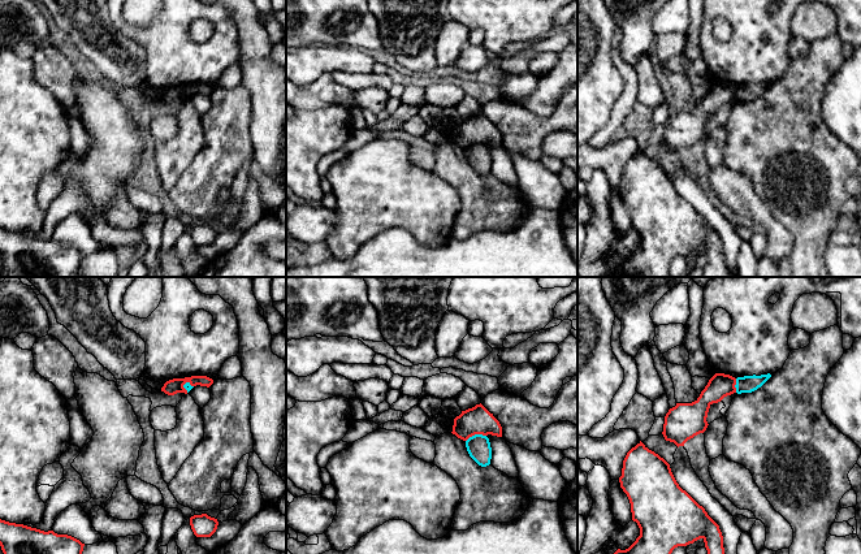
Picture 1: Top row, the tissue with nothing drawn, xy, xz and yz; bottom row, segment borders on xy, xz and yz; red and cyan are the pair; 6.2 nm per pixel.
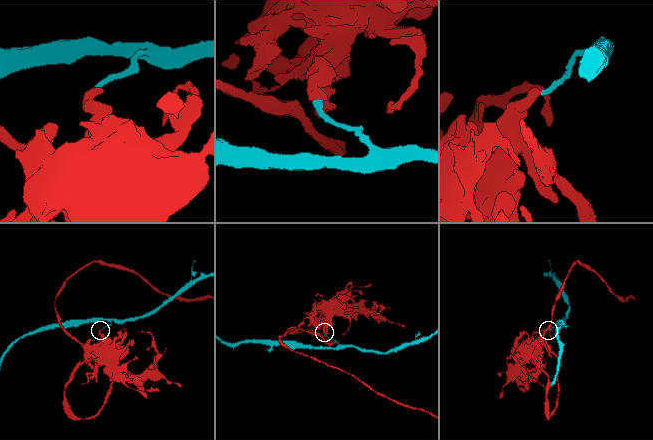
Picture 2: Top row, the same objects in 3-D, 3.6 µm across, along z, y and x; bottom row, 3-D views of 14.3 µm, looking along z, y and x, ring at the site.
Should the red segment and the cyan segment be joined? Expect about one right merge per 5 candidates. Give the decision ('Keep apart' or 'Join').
Keep apart

